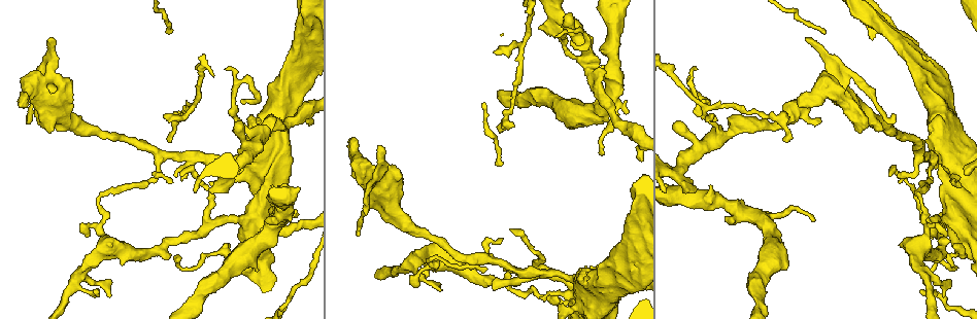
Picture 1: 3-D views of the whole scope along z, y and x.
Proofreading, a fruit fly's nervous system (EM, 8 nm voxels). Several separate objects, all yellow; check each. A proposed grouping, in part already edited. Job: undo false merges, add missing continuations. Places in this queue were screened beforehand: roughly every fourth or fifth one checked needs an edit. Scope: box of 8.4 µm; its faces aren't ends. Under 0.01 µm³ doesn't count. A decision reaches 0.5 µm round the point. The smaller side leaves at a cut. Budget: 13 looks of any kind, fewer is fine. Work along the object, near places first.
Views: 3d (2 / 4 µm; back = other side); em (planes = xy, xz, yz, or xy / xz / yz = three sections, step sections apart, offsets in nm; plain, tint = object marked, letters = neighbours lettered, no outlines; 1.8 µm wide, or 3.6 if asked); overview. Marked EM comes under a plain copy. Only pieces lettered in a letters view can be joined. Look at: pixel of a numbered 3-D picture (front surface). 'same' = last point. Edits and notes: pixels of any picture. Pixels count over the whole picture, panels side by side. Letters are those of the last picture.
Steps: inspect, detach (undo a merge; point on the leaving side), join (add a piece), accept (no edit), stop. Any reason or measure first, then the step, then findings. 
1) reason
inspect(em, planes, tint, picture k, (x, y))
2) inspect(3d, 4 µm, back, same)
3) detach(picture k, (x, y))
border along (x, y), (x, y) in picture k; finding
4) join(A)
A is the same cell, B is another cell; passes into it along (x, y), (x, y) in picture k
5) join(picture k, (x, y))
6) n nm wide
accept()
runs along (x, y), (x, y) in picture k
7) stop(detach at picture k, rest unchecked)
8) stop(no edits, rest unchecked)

thin end
inspect(em, 3.6 µm, planes, letters, picture 1, (712, 115))

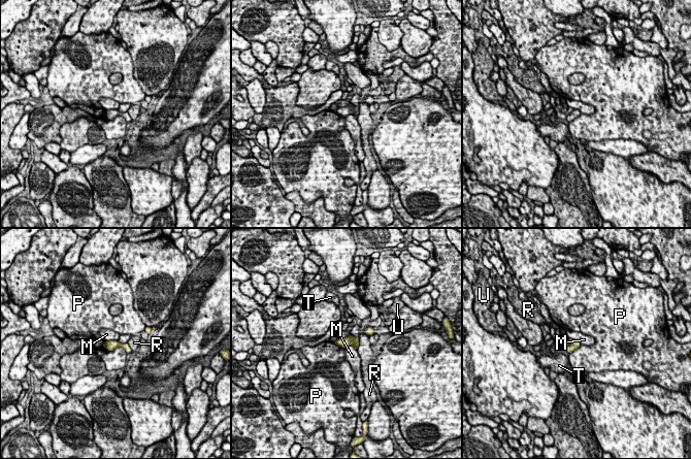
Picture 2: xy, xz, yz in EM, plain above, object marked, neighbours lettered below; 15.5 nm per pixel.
140 nm wide
accept()
M, P, R, T and U are other cells; none of them fits

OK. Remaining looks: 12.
an open end
inspect(3d, 2 µm, picture 1, (212, 191))

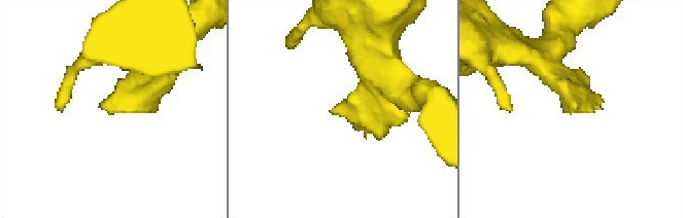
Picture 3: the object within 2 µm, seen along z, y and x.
inspect(em, xy, step 8, tint, picture 3, (575, 107))

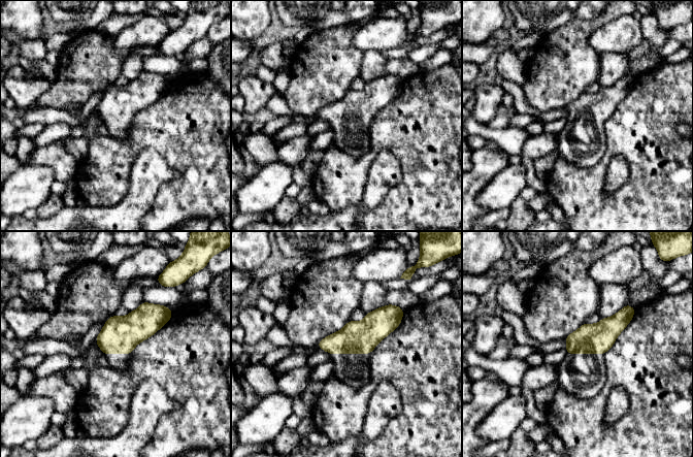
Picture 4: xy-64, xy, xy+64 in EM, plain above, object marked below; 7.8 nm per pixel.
cut it another way
inspect(em, planes, letters, same)

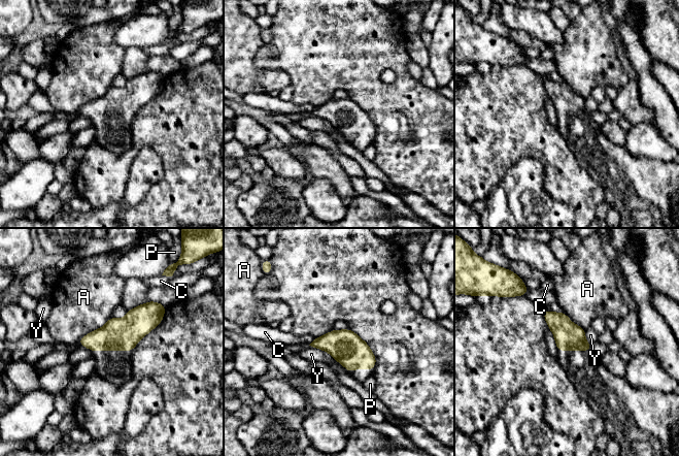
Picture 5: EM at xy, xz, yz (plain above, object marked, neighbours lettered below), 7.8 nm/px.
accept()
A, C, P and Y are other cells; border along (309, 345), (327, 351), (342, 366) in picture 5; none of them fits

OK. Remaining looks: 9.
closes a loop
inspect(em, planes, letters, picture 1, (630, 264))

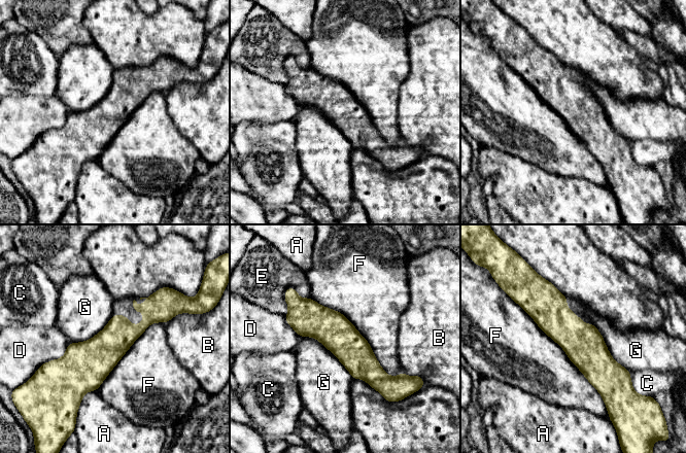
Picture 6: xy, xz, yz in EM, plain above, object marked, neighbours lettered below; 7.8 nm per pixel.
accept()
A, B, C, D, E, F and G are other cells; border along (310, 297), (401, 374) in picture 6; continuous, no second neuron

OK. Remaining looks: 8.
branch stops here
inspect(3d, 4 µm, picture 1, (927, 141))

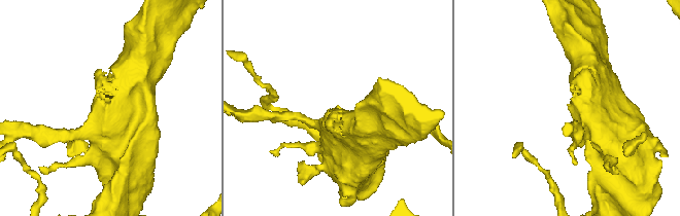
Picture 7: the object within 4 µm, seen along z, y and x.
need the tissue
inspect(em, 3.6 µm, xy, step 4, letters, picture 7, (107, 105))

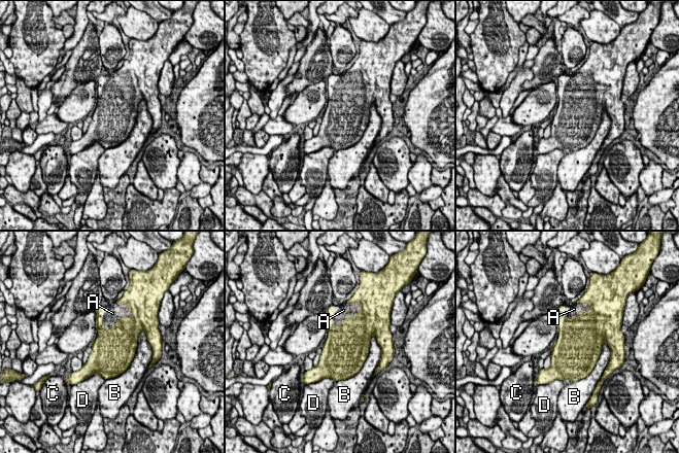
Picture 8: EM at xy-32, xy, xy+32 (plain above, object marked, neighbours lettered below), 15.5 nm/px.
650 nm wide; B touches over 1000 nm
join(picture 8, (112, 313))
A is the same cell, B, C and D are other cells; it goes on there

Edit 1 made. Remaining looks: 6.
see it whole again
inspect(overview)

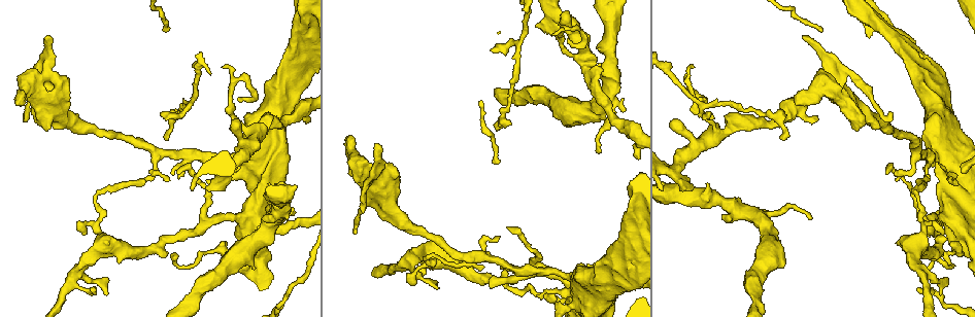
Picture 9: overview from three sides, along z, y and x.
abrupt turn
inspect(em, xy, step 8, tint, picture 9, (838, 92))

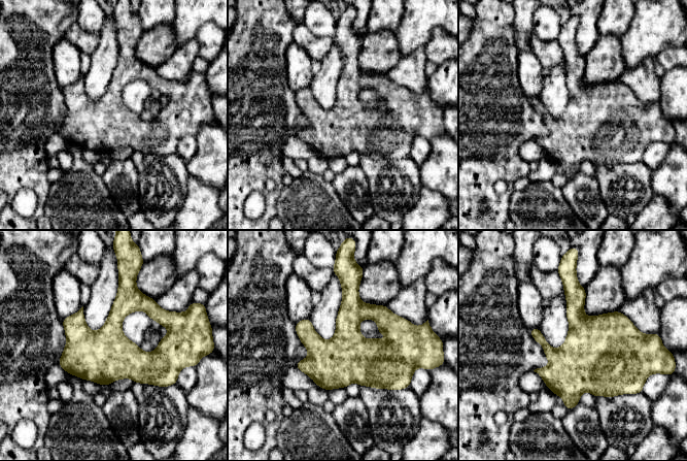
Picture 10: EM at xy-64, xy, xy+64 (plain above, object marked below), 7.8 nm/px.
another direction
inspect(em, planes, letters, same)

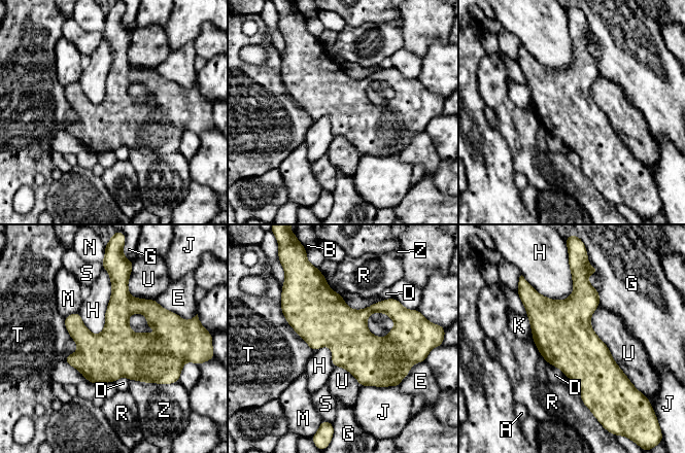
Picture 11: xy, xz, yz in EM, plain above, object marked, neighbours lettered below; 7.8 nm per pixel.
accept()
A, B, D, E, G, H, J, K, M, N, R, S, T, U and Z are other cells; continuous, no second neuron

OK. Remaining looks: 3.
stop(join at picture 8, rest unchecked)

